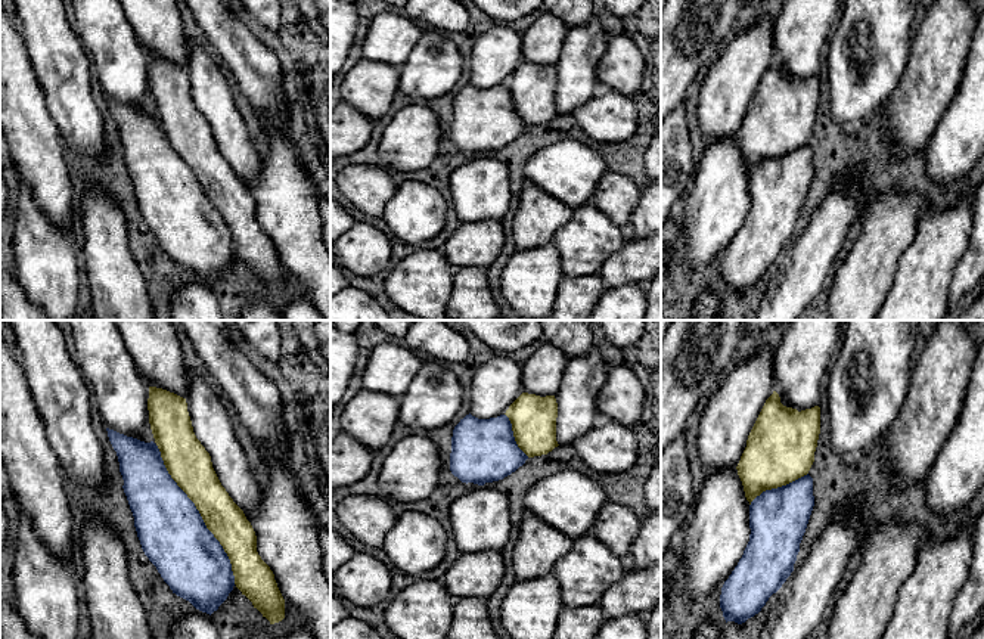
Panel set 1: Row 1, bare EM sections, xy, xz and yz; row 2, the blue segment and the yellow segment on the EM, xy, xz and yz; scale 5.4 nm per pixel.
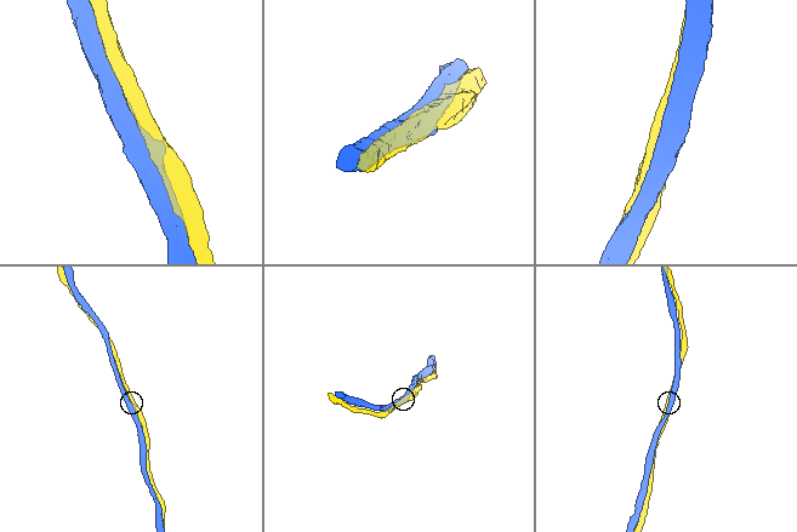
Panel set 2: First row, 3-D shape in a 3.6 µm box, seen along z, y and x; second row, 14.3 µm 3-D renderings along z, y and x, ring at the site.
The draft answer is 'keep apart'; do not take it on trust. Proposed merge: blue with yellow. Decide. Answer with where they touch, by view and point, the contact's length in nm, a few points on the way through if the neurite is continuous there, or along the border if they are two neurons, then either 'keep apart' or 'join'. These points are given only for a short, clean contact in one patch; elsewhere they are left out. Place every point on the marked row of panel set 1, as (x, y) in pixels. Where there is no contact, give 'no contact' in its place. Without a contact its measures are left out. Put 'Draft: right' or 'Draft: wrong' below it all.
xy (199, 514) | 900 nm | keep apart
Draft: right

